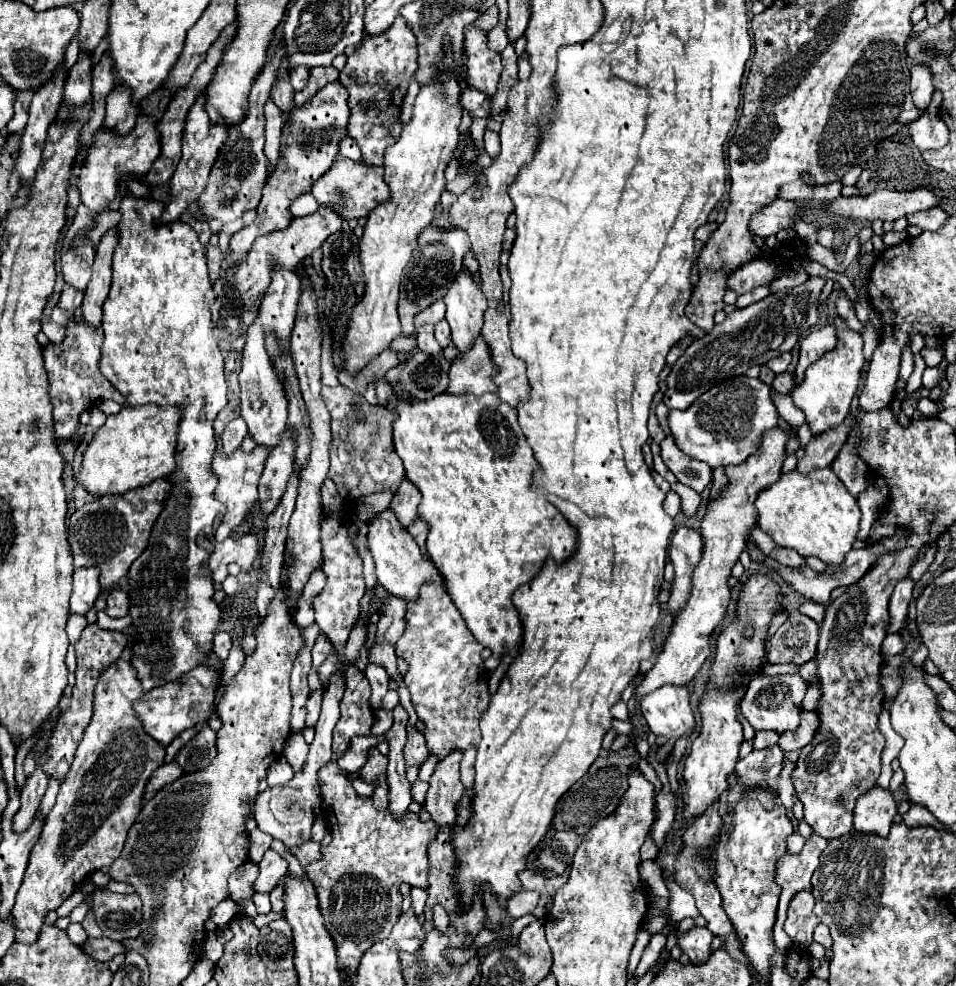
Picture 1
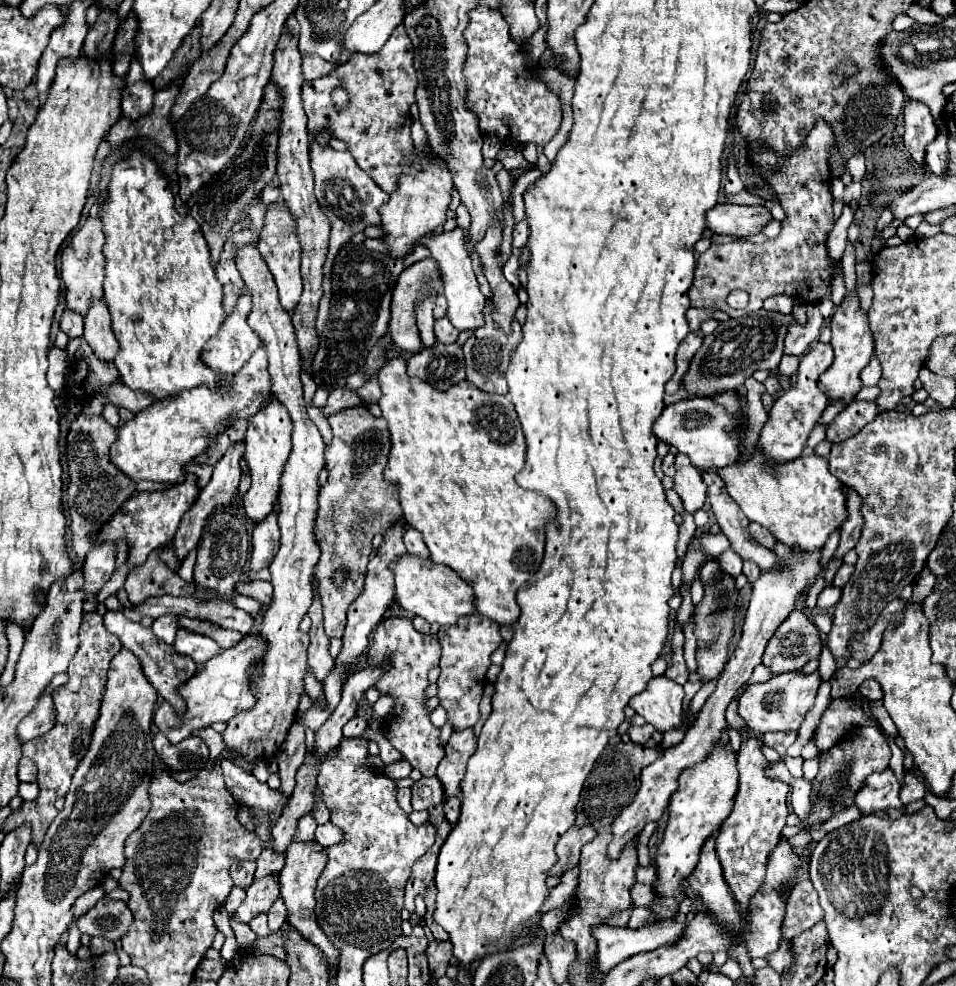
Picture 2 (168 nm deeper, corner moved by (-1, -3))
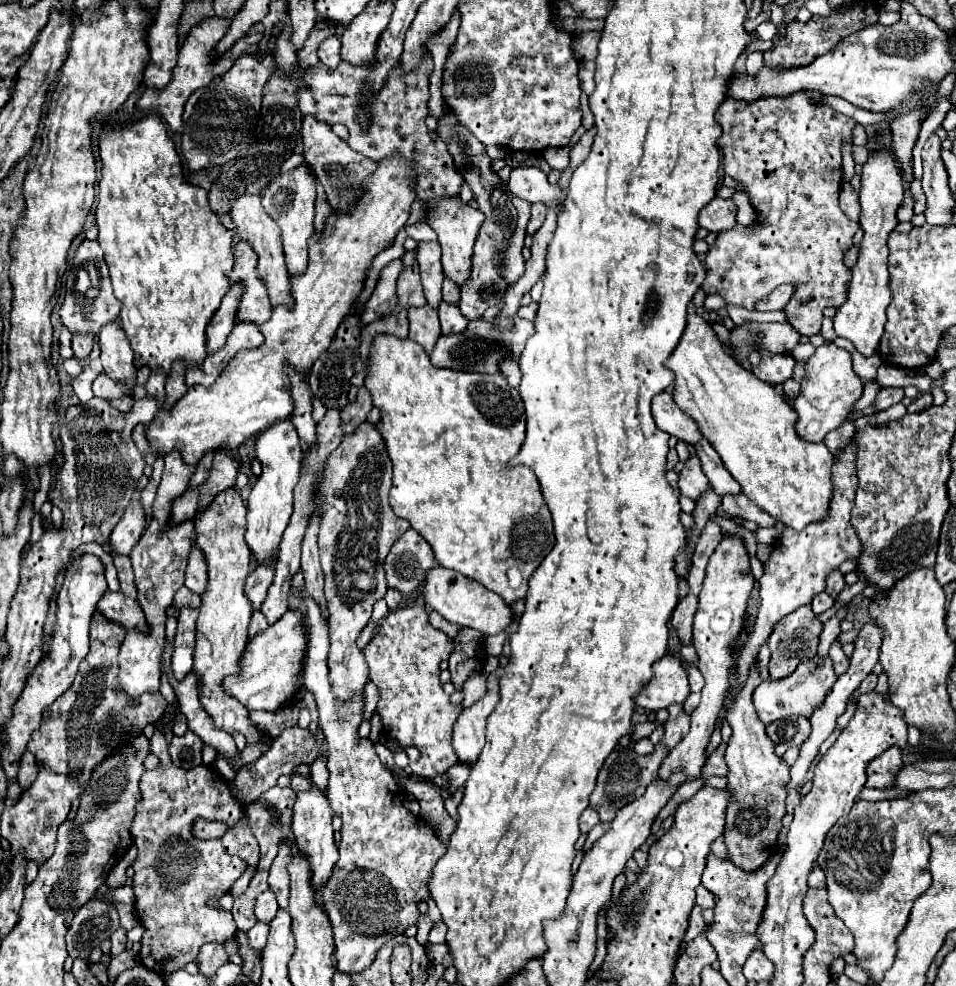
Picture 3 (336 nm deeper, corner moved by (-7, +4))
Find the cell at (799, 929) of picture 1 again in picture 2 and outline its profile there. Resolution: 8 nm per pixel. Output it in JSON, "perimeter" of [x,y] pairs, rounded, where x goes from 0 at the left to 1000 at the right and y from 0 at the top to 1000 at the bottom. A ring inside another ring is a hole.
{"perimeter":[[[839,886],[824,911],[822,931],[820,931],[820,939],[818,939],[818,951],[828,953],[837,945],[854,939],[860,931],[862,931],[862,925],[856,917],[856,905],[851,903],[847,888]]]}

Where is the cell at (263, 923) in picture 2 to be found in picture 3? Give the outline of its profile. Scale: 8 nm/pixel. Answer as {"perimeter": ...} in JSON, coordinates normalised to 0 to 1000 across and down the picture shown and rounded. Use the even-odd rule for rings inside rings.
{"perimeter":[[[268,936],[259,946],[259,958],[264,965],[274,965],[278,950],[280,950],[280,938],[278,936]]]}

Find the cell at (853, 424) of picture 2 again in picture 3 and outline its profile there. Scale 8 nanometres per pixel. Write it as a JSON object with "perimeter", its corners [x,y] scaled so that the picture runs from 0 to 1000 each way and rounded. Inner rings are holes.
{"perimeter":[[[927,392],[927,395],[923,395],[921,399],[918,399],[918,403],[916,403],[916,413],[923,417],[923,415],[929,415],[929,413],[933,413],[933,411],[937,411],[937,409],[941,409],[946,405],[946,395],[937,395],[937,392]]]}

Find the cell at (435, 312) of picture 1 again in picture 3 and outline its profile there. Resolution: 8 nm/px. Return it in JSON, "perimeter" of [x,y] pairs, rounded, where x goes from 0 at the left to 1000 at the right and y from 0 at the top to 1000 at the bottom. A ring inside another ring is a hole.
{"perimeter":[[[464,281],[462,303],[464,303],[467,307],[473,307],[473,309],[477,309],[477,307],[479,307],[479,303],[481,303],[481,291],[479,291],[473,283],[469,283],[469,281]]]}

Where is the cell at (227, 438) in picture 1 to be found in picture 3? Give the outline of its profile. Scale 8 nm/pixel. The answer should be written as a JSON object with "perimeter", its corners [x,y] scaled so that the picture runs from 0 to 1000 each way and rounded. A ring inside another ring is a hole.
{"perimeter":[[[203,555],[197,577],[195,577],[195,595],[199,599],[211,603],[215,599],[215,591],[218,591],[218,579],[215,579],[213,563],[209,563],[209,559]]]}

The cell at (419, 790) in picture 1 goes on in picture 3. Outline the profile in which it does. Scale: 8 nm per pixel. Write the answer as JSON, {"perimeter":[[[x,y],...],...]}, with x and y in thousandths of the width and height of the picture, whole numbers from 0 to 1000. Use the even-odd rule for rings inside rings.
{"perimeter":[[[479,774],[475,780],[469,780],[469,788],[471,788],[473,798],[483,800],[487,790],[492,788],[492,780],[494,780],[494,776],[483,776],[483,774]]]}

